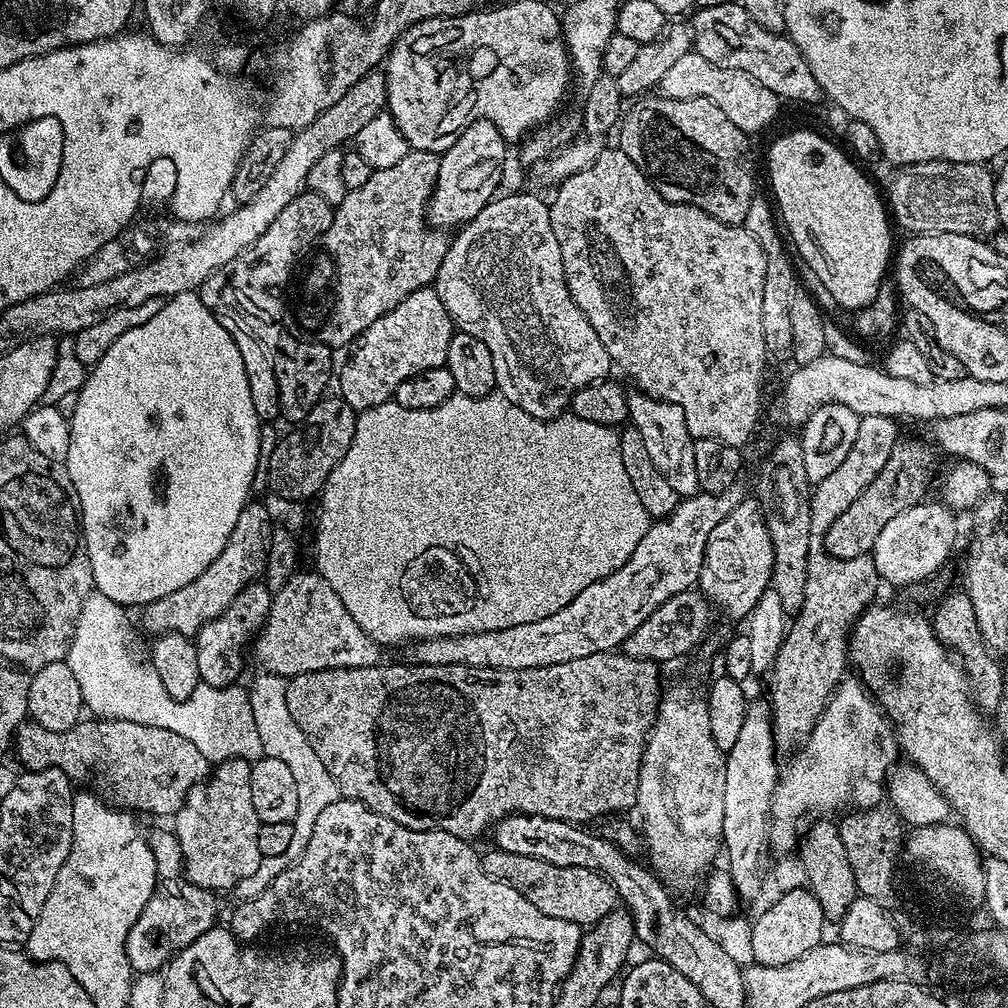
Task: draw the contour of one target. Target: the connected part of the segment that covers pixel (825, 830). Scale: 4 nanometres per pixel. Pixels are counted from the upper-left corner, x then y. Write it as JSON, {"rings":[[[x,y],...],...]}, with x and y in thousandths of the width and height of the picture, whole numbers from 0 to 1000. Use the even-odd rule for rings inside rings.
{"rings":[[[821,812],[809,813],[802,823],[792,835],[792,850],[798,865],[800,865],[800,877],[815,900],[818,914],[829,917],[845,901],[852,885],[847,872],[847,865],[843,861],[843,855],[839,852],[838,840],[833,831],[832,818]]]}

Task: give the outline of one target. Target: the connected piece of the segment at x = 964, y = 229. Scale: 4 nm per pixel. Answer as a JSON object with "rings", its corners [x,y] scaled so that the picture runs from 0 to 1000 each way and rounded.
{"rings":[[[924,159],[910,163],[898,163],[885,179],[881,190],[879,187],[879,202],[883,214],[890,223],[894,222],[901,232],[916,232],[918,230],[938,230],[938,232],[954,232],[969,236],[983,236],[992,226],[992,217],[988,211],[986,200],[985,172],[979,171],[976,163],[962,161],[942,161],[941,159]]]}

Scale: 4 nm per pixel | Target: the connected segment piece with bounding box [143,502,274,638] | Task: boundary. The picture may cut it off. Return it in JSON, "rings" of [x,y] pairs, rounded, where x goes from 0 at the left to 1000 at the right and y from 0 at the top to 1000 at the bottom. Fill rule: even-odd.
{"rings":[[[246,499],[240,510],[236,510],[232,530],[228,530],[228,538],[224,538],[220,550],[216,550],[216,554],[212,554],[212,558],[208,558],[196,573],[192,573],[192,577],[181,581],[181,585],[173,585],[173,589],[165,589],[165,593],[146,599],[142,604],[144,621],[151,629],[176,627],[188,633],[193,632],[195,625],[204,617],[216,613],[216,609],[232,597],[244,580],[257,576],[263,570],[271,527],[272,520],[265,502]]]}

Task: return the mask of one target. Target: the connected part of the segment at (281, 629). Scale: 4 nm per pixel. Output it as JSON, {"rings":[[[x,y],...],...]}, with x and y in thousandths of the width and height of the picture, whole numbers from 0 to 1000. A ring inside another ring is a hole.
{"rings":[[[294,565],[283,579],[273,584],[268,601],[268,609],[264,613],[262,622],[252,632],[252,647],[254,643],[254,655],[259,659],[263,668],[289,673],[296,669],[308,669],[315,665],[327,665],[328,663],[362,663],[378,658],[378,640],[374,639],[355,617],[349,612],[350,604],[339,601],[339,593],[331,589],[331,581],[323,577],[316,567],[307,565],[300,567]]]}

